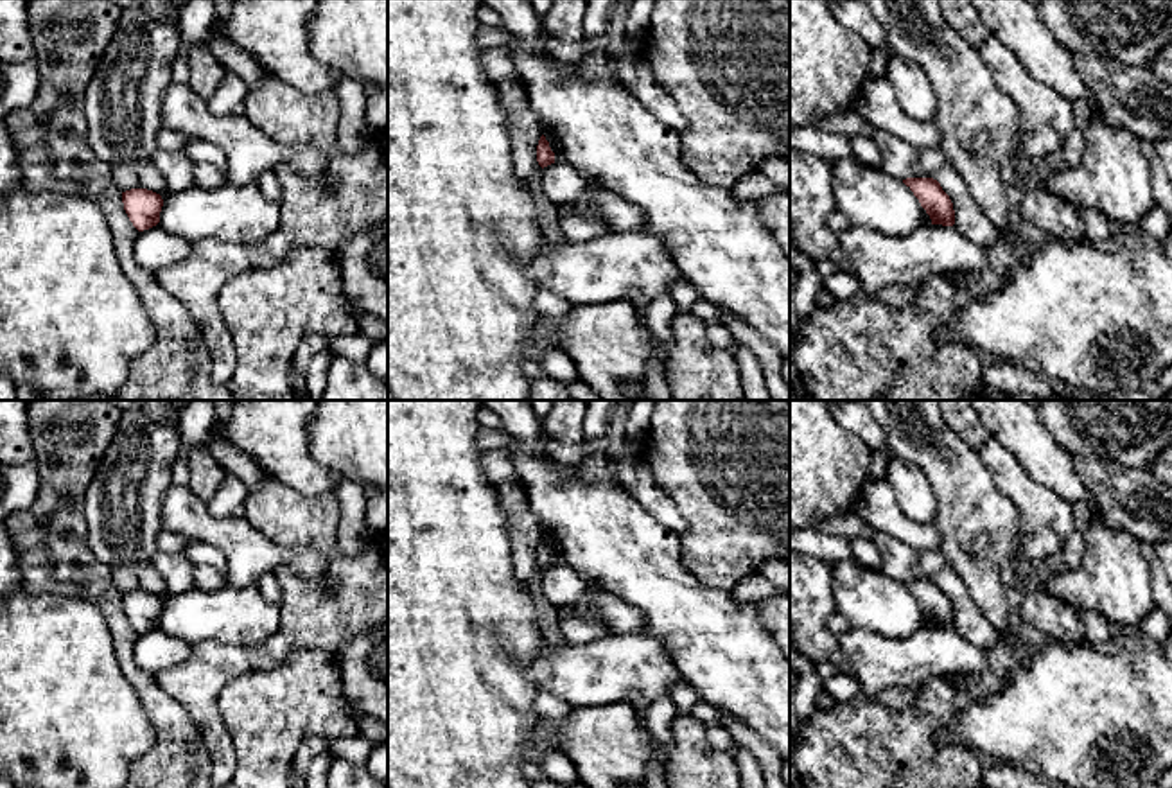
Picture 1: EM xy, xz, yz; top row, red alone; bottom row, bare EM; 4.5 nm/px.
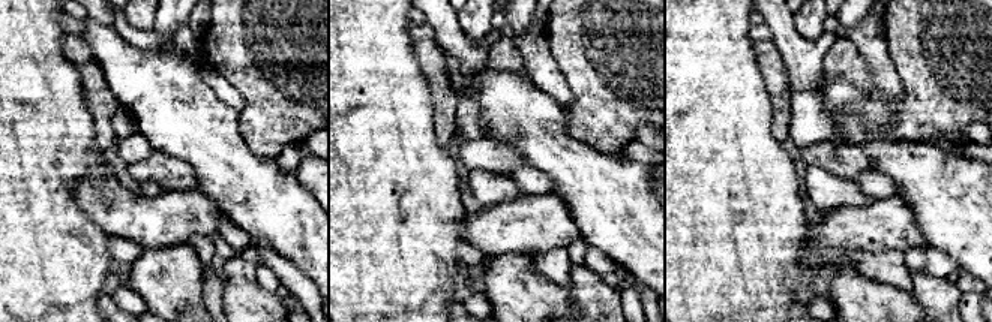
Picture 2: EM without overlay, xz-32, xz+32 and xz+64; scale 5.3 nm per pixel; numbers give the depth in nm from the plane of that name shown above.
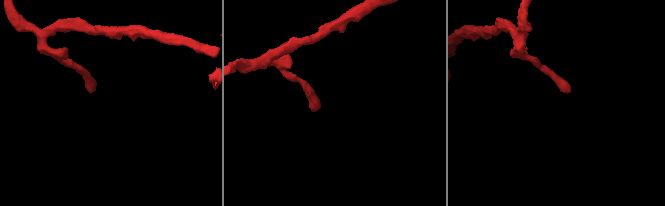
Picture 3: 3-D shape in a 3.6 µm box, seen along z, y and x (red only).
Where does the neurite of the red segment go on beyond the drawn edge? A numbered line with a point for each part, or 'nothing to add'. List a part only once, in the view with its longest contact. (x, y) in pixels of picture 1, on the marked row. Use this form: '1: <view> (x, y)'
nothing to add

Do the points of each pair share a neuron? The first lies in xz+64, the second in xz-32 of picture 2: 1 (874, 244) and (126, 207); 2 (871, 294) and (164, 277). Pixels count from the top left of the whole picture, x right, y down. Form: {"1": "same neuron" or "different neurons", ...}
{"1": "same neuron", "2": "same neuron"}

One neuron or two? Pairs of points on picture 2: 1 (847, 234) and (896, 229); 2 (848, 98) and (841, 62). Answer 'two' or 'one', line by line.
1: one
2: two

